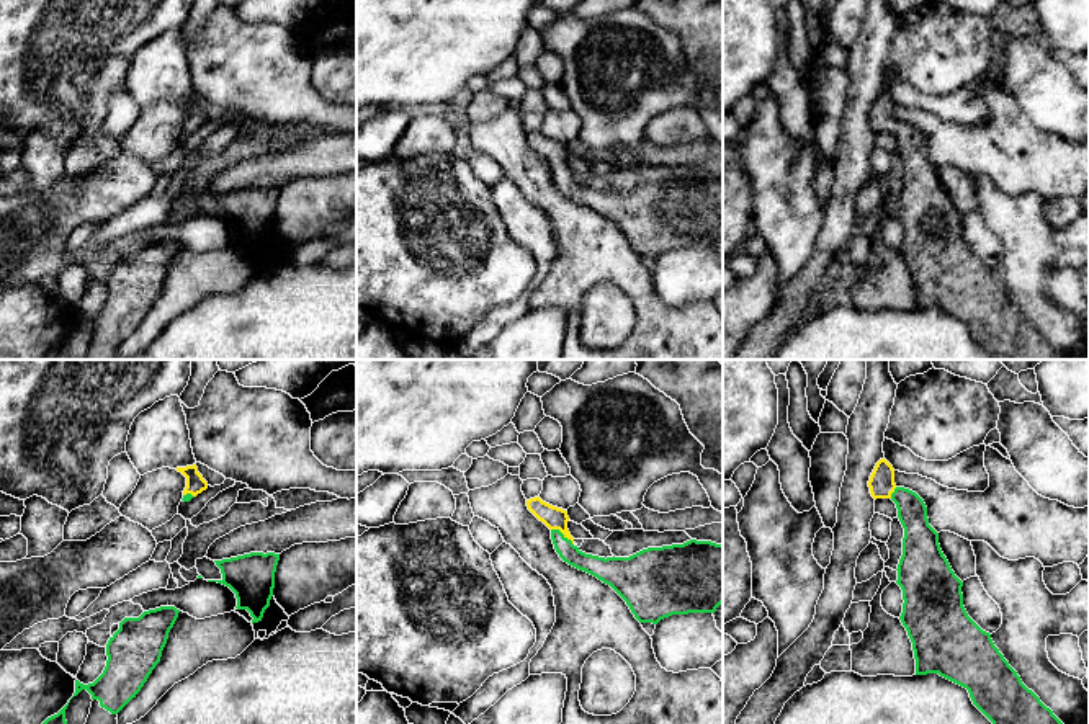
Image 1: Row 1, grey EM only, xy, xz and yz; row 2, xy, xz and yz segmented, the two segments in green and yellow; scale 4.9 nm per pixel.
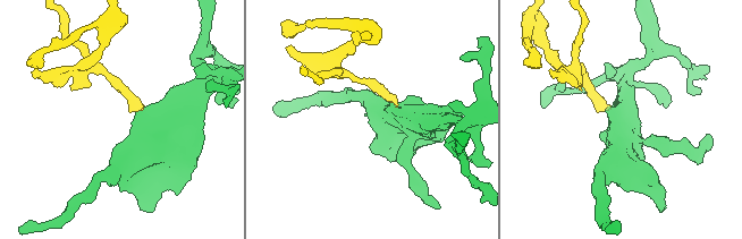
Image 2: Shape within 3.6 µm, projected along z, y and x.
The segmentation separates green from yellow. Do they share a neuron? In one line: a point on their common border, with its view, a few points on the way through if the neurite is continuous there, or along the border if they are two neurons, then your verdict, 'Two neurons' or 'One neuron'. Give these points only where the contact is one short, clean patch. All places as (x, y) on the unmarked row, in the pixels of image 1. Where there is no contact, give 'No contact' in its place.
Touches green at xz (561, 167). Path across: xz (596, 200), (581, 195), (561, 167), (555, 152). One neuron

